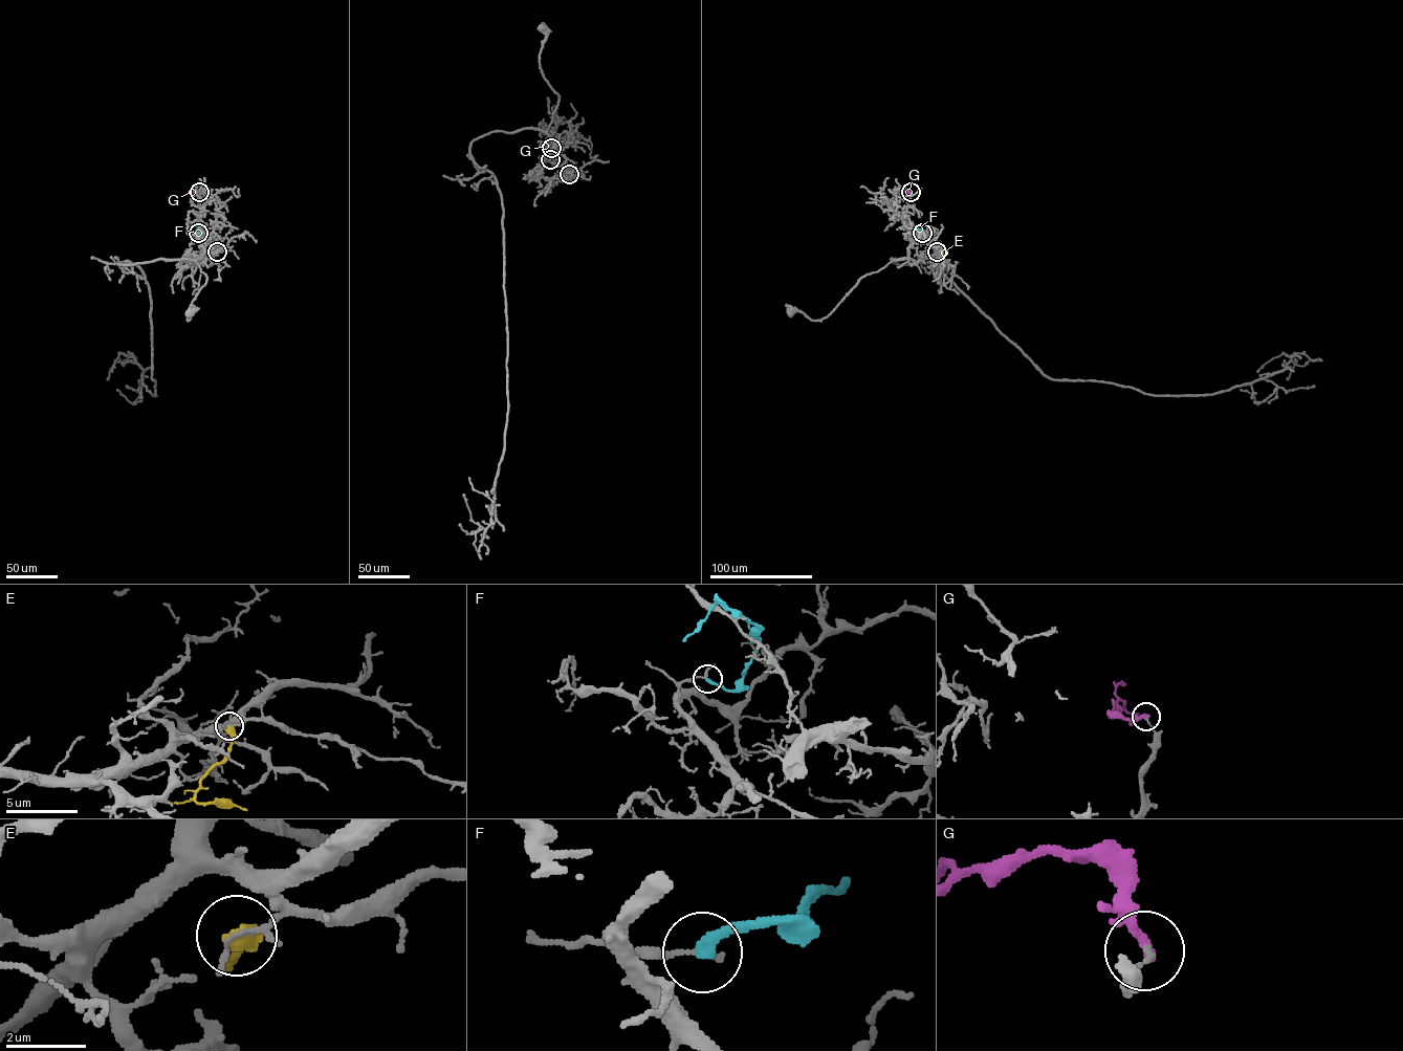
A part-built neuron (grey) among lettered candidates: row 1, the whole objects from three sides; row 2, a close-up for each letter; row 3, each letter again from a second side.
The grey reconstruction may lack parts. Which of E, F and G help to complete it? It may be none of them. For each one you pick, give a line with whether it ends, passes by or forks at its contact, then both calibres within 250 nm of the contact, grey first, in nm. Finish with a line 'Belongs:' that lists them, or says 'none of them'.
Belongs: none of them

